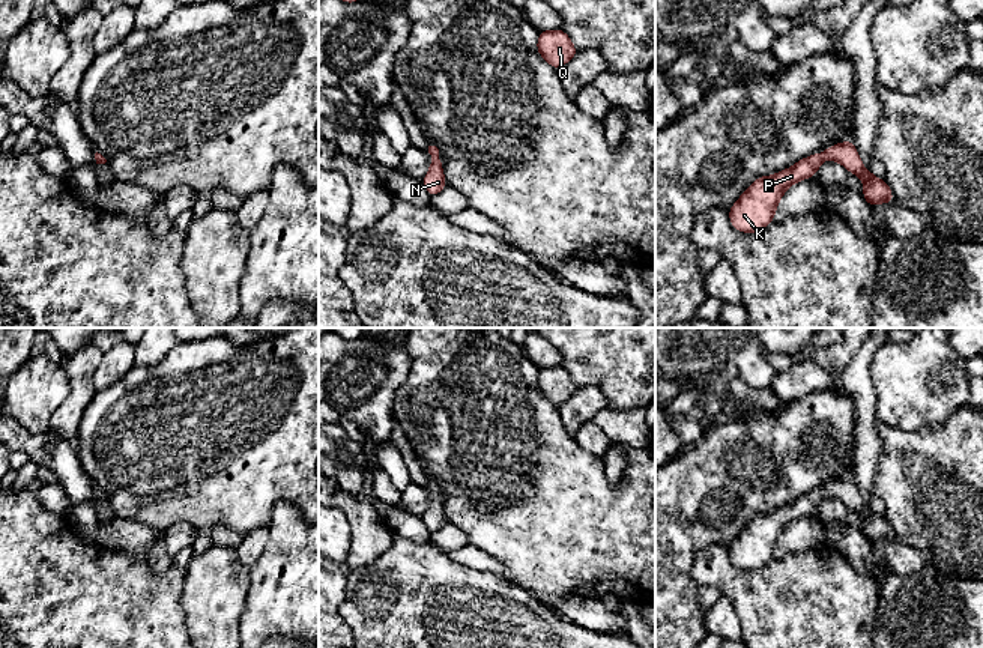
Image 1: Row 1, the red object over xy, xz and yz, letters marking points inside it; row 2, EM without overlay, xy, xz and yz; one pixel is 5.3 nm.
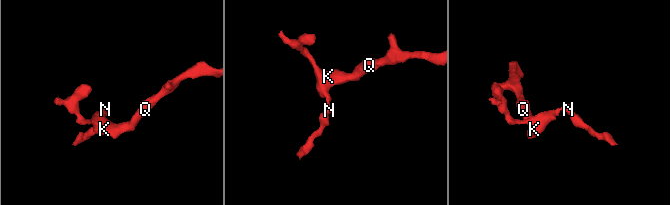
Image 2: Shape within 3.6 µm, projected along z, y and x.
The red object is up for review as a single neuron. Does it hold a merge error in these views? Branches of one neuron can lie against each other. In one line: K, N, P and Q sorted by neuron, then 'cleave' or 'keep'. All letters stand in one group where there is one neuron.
K N P Q | keep

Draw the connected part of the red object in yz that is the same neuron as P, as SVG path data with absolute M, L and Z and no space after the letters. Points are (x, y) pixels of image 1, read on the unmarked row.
M852 477L830 483L822 490L797 498L791 505L773 513L761 513L741 531L727 547L733 565L741 570L758 570L774 558L777 541L783 531L797 519L816 513L825 498L840 499L849 510L857 511L864 520L861 534L870 544L879 540L894 540L893 529L884 516L878 516L863 504Z

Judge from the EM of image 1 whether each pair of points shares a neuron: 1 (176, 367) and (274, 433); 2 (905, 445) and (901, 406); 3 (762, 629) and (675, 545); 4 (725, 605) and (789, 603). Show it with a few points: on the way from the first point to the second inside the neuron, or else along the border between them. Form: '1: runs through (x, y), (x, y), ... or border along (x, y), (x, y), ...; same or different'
1: runs through (200, 391), (235, 426), (250, 426); same
2: border along (938, 421), (917, 429), (881, 426); different
3: border along (725, 545), (696, 551), (698, 587); different
4: border along (723, 594), (731, 602), (741, 632); different

